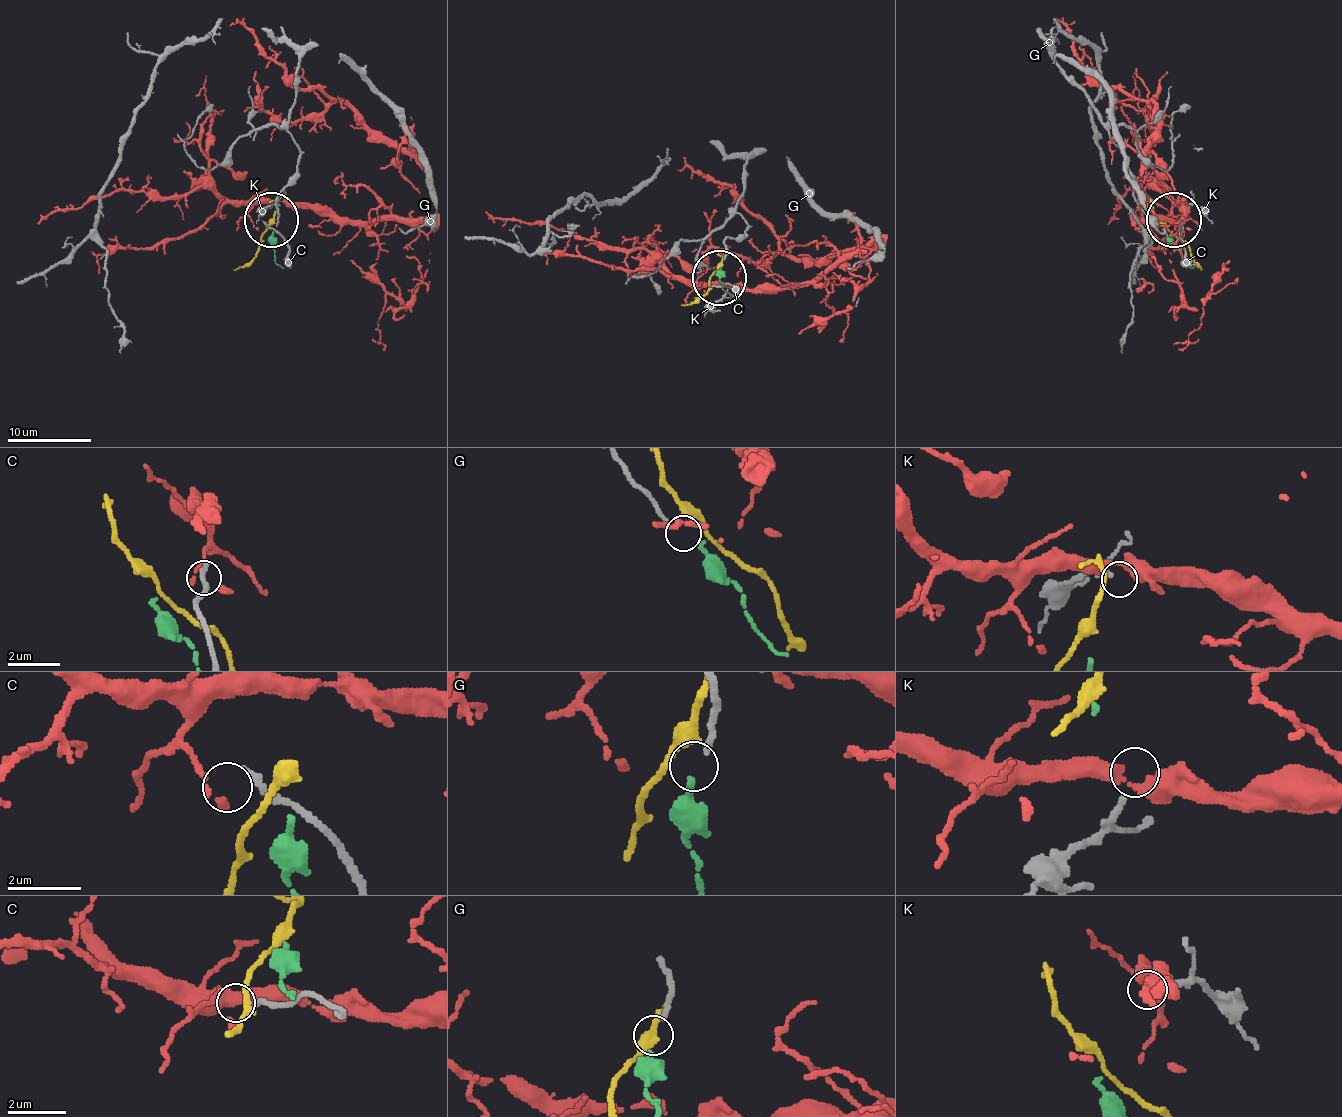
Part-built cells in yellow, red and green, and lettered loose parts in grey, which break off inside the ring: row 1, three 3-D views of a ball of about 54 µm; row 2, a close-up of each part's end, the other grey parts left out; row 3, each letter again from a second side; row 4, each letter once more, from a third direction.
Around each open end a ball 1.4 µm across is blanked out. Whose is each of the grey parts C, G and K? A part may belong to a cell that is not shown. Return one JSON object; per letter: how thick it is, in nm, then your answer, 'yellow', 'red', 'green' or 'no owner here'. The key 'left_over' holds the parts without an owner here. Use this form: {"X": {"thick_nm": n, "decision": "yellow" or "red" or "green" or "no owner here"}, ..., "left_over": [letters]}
{"C": {"thick_nm": 220, "decision": "red"}, "G": {"thick_nm": 140, "decision": "green"}, "K": {"thick_nm": 140, "decision": "no owner here"}, "left_over": ["K"]}

